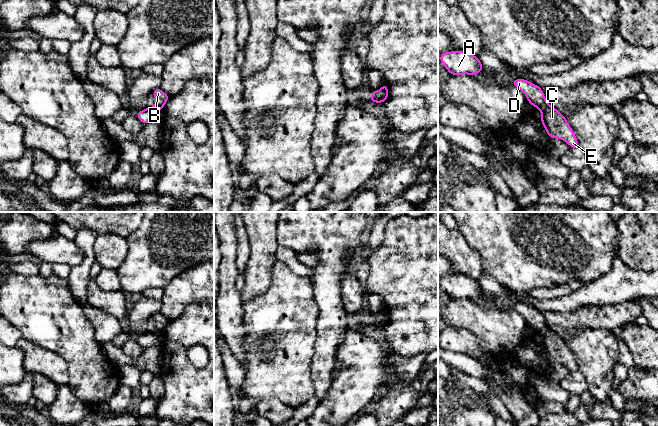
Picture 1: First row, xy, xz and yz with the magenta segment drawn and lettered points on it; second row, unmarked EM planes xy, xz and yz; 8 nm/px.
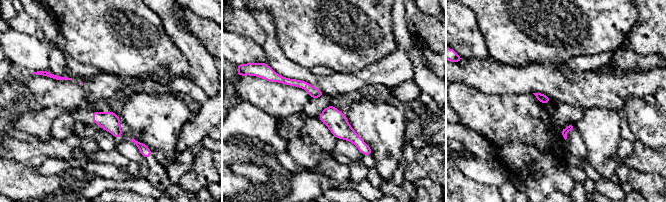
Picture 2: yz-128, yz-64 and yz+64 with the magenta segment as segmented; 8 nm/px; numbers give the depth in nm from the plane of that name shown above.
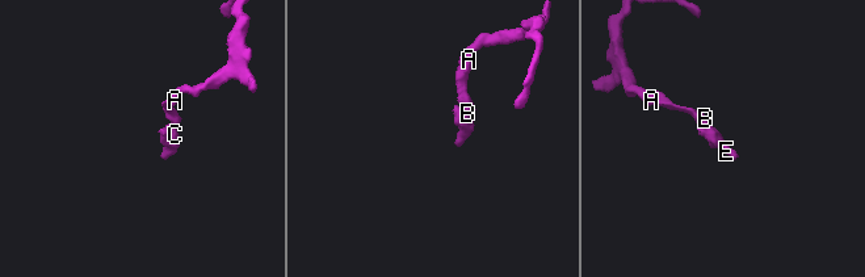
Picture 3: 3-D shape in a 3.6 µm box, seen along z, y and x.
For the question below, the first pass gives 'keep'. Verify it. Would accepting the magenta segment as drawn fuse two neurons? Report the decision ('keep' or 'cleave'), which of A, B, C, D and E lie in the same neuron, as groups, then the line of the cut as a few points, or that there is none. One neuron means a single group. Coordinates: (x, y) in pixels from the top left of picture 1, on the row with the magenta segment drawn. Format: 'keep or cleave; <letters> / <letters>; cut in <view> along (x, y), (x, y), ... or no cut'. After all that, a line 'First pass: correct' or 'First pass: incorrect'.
keep; A B C D E; no cut
First pass: correct

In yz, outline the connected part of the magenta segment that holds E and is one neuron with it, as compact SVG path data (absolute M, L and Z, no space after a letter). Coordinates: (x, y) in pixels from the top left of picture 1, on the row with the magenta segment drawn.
M522 78L515 79L512 86L523 91L527 101L540 110L541 123L550 139L558 138L568 143L572 149L579 148L578 140L566 117L546 101L541 87Z

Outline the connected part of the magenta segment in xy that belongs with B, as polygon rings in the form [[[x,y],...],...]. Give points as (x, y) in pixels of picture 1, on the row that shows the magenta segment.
[[[160,87],[153,90],[152,94],[156,99],[156,104],[153,107],[150,107],[150,108],[148,107],[136,113],[138,119],[144,125],[146,125],[149,122],[156,122],[156,114],[163,109],[163,107],[165,106],[166,102],[170,97],[165,92],[163,92],[160,89]]]

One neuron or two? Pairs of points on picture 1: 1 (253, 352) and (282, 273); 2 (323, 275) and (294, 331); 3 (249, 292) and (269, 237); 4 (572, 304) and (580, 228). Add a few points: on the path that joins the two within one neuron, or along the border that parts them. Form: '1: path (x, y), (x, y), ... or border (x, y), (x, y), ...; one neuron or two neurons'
1: path (273, 332), (282, 322), (282, 293); one neuron
2: border (309, 278), (312, 295), (318, 308), (317, 318); two neurons
3: path (257, 278), (262, 251); one neuron
4: border (607, 272), (586, 283); two neurons

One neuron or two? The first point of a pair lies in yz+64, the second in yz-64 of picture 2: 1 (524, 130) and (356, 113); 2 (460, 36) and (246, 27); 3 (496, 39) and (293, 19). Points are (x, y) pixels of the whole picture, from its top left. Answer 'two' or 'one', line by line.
1: two
2: one
3: one

